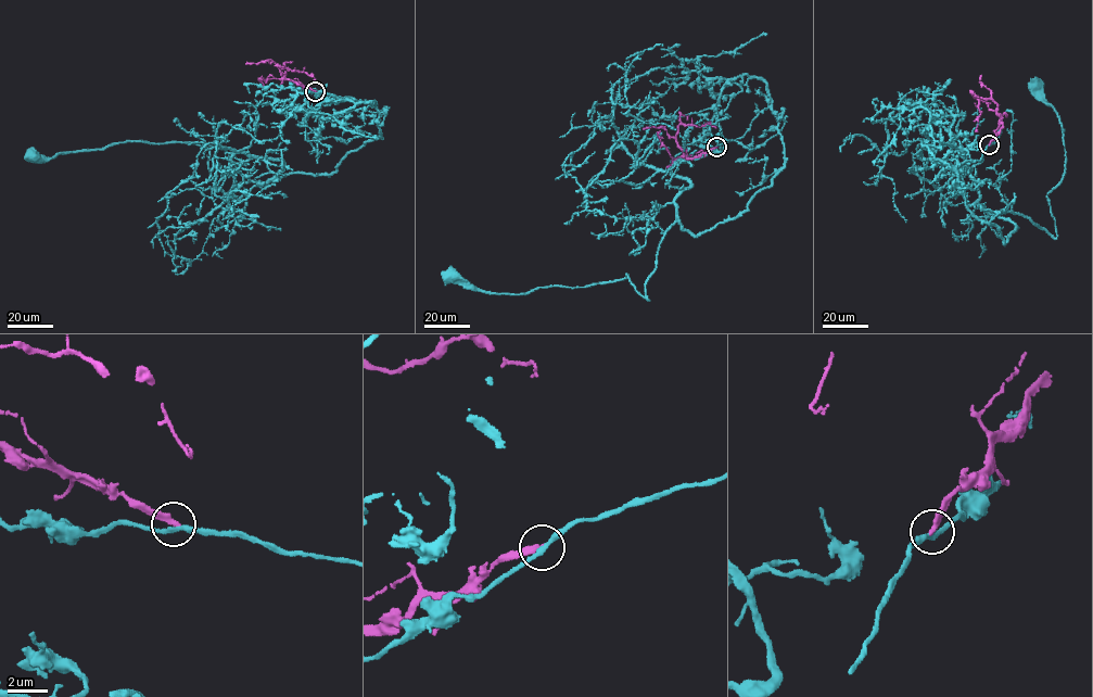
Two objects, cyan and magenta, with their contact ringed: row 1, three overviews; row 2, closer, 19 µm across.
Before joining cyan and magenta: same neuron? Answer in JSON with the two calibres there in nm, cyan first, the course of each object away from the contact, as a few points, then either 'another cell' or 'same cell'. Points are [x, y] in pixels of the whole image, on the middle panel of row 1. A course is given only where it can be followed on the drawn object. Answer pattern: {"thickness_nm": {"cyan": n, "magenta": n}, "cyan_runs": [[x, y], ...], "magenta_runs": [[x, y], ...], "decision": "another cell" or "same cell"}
{"thickness_nm": {"cyan": 200, "magenta": 320}, "cyan_runs": [[716, 147], [770, 108], [785, 164], [711, 229], [677, 218], [648, 300], [626, 274], [509, 294], [450, 278]], "magenta_runs": [[716, 147], [687, 159], [676, 138], [681, 124], [701, 126], [709, 123], [715, 126]], "decision": "another cell"}

